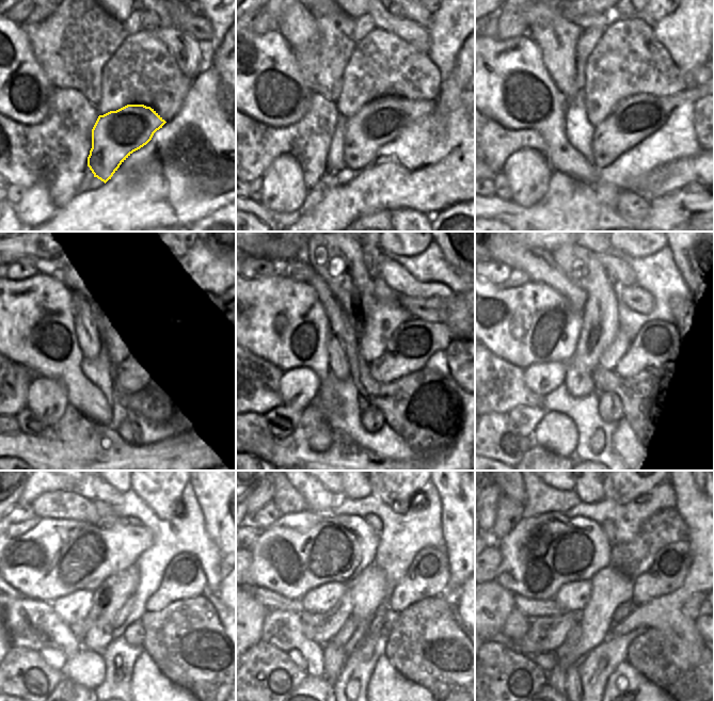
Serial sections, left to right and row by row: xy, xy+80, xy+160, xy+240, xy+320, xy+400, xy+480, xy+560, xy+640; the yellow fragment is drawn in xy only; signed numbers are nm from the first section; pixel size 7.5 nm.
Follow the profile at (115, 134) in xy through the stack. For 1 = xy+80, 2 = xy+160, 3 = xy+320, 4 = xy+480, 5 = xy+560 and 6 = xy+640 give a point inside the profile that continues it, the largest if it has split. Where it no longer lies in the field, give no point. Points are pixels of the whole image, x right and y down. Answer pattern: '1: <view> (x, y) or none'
1: xy+80 (381, 121)
2: xy+160 (633, 120)
3: xy+320 (414, 341)
4: xy+480 (184, 577)
5: xy+560 (427, 576)
6: xy+640 (671, 563)

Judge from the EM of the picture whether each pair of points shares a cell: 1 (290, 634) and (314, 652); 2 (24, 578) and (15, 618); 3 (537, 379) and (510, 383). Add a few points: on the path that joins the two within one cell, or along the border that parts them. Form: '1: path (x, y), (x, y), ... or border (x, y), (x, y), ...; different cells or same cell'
1: path (296, 639), (308, 650); same cell
2: border (24, 596), (48, 602); different cells
3: border (522, 369), (523, 382), (533, 392), (543, 397); different cells

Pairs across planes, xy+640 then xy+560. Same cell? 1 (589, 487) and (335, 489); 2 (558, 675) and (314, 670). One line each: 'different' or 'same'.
1: different
2: same

